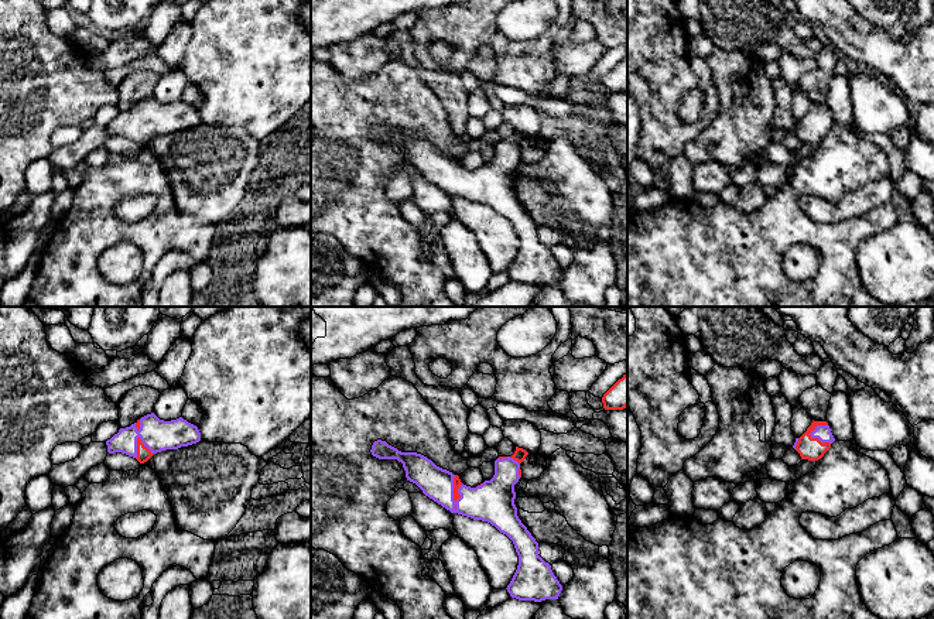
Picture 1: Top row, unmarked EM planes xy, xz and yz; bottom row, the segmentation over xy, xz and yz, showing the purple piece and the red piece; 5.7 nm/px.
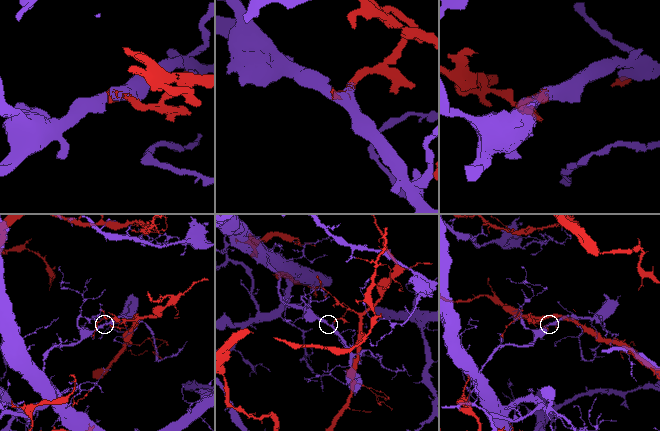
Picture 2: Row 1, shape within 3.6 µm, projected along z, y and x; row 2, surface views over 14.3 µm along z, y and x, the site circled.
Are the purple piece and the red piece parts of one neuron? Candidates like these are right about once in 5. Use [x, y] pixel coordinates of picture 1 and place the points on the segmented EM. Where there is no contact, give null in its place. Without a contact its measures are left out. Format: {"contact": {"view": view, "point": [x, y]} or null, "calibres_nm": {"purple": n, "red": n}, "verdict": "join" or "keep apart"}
{"contact": {"view": "xz", "point": [452, 492]}, "calibres_nm": {"purple": 240, "red": 50}, "verdict": "keep apart"}

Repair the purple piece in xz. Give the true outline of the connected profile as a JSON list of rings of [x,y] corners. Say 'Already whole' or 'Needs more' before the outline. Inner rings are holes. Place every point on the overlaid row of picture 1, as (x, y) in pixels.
Already whole. [[[382,440],[373,442],[370,452],[379,459],[401,462],[407,481],[415,483],[425,496],[451,513],[487,521],[513,541],[519,565],[506,588],[512,598],[534,602],[558,599],[562,585],[551,565],[538,555],[538,543],[517,516],[514,505],[514,485],[520,479],[517,461],[510,456],[497,458],[493,478],[476,488],[462,483],[458,489],[461,497],[455,502],[455,475],[437,466],[427,456],[401,452]]]

